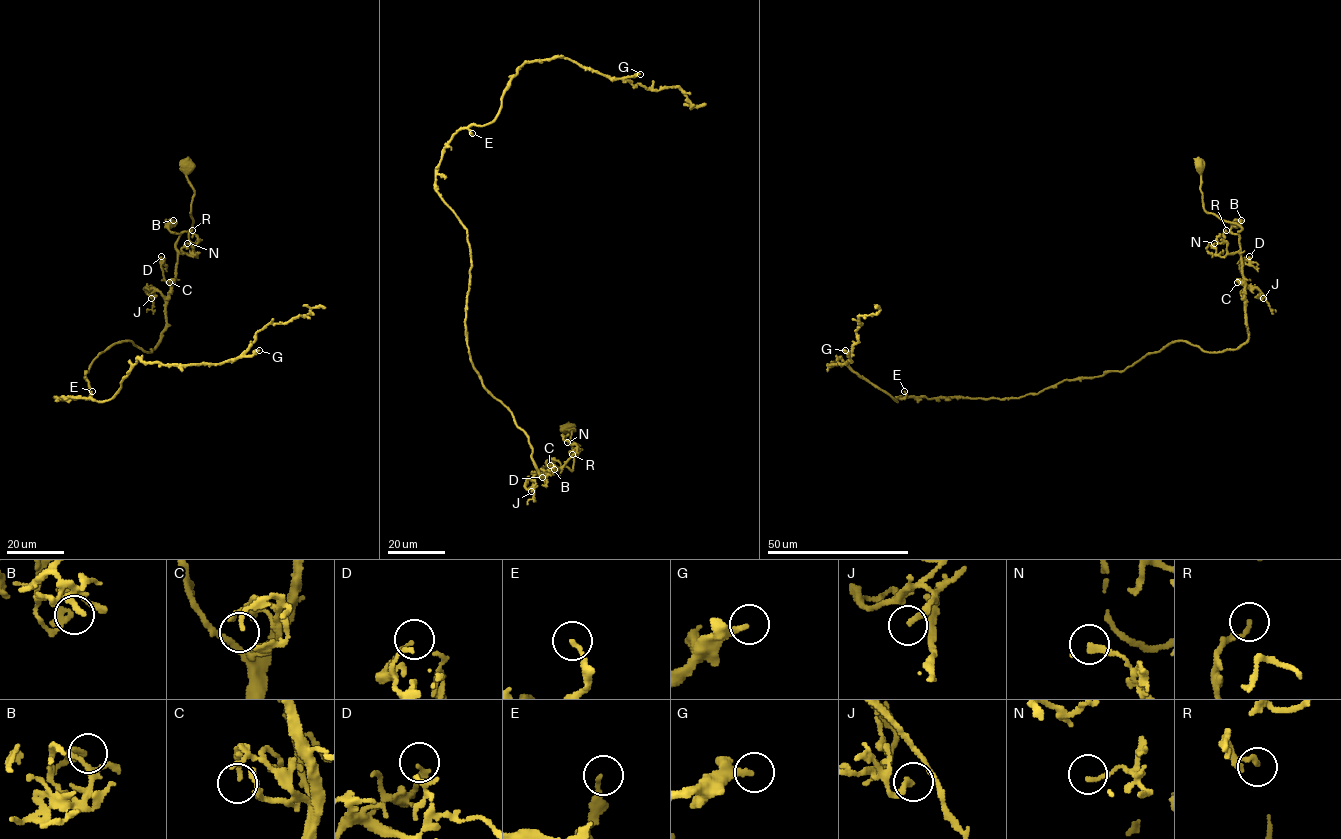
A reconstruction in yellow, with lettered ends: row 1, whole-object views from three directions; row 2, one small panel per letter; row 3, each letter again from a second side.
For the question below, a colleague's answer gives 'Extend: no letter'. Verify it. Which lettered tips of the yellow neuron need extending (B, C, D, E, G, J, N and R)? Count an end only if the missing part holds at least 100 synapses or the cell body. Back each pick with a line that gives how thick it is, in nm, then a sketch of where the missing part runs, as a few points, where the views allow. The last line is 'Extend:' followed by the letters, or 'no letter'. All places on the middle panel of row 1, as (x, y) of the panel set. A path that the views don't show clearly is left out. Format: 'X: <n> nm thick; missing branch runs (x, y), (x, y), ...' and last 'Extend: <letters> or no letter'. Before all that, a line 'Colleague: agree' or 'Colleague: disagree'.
Colleague: disagree
G: 260 nm thick; missing branch runs (640, 74), (658, 57), (718, 48), (735, 53), (749, 38), (749, 32), (739, 20), (727, 20), (721, 25)
Extend: G

